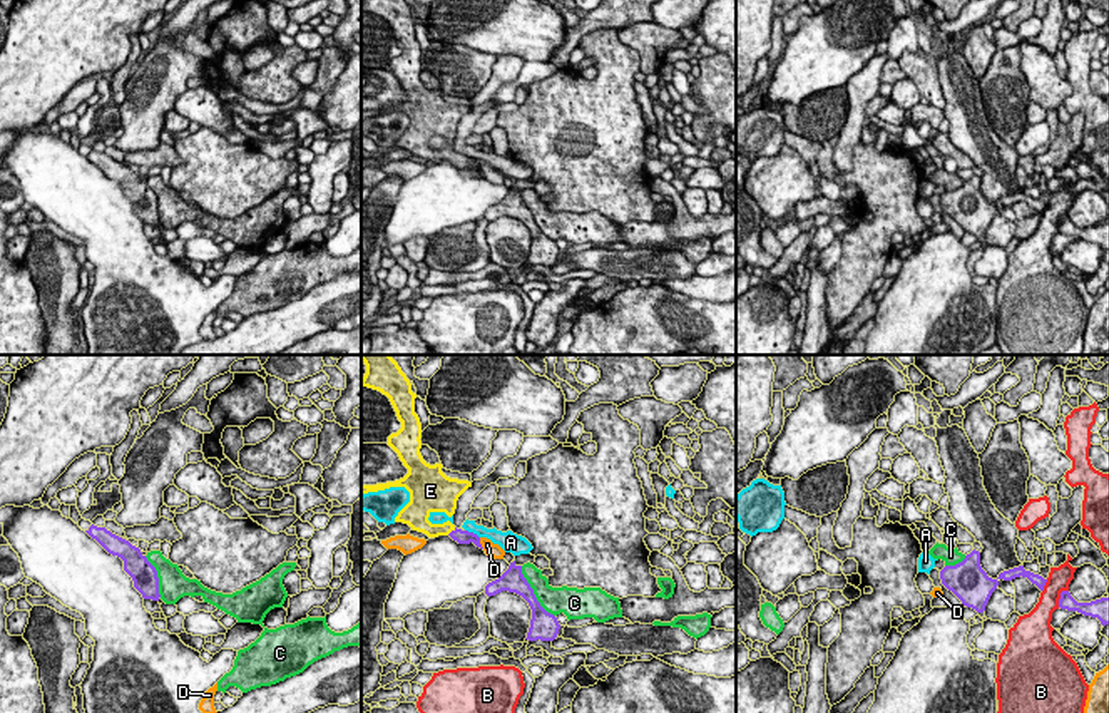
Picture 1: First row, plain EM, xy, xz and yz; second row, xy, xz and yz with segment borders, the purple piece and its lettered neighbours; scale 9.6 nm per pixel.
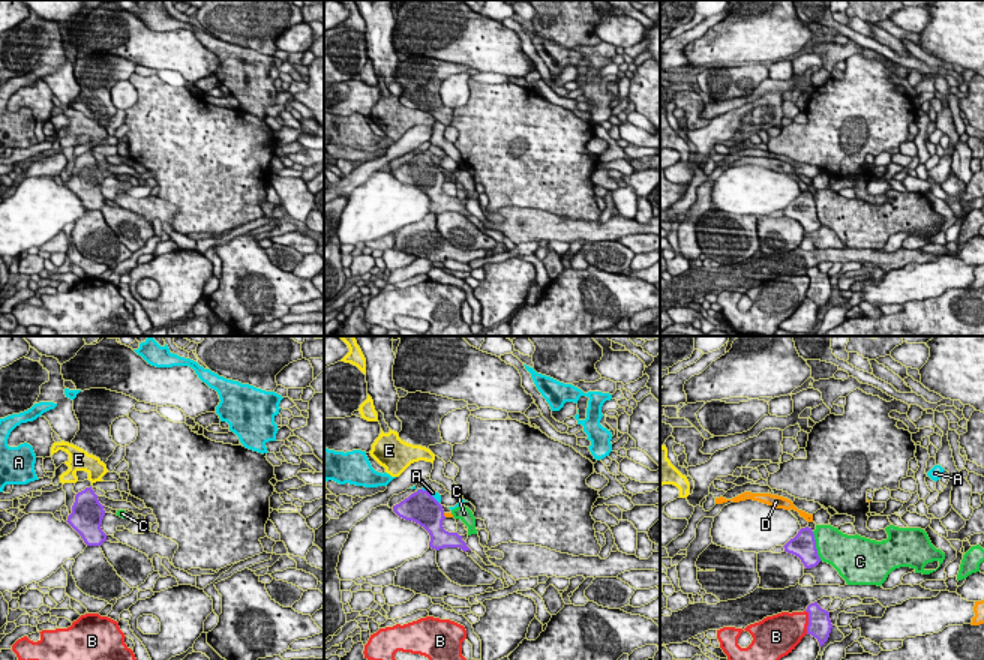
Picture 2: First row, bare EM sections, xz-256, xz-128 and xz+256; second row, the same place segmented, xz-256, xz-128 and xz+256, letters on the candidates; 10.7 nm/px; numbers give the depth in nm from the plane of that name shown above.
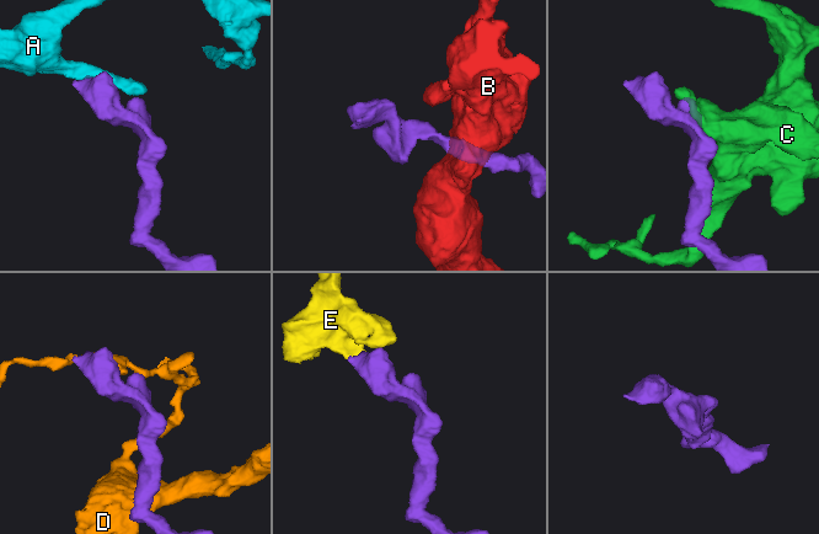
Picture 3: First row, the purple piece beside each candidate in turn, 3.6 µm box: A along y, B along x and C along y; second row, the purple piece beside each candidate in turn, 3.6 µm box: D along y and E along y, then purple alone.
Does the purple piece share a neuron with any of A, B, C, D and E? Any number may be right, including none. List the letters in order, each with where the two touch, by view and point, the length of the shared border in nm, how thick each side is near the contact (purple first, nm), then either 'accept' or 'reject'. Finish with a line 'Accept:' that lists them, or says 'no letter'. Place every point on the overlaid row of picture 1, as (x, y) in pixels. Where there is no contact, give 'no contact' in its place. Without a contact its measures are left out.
A: meets purple in xz at (472, 533); contact 170 nm long; 130 nm thick on the purple side, 130 nm on the other; reject
B: meets purple in yz at (1061, 596); contact 200 nm long; 140 nm thick on the purple side, 220 nm on the other; reject
C: meets purple in xz at (532, 593); contact 600 nm long; 220 nm thick on the purple side, 260 nm on the other; reject
D: meets purple in xz at (479, 543); contact 120 nm long; 130 nm thick on the purple side, 140 nm on the other; reject
E: meets purple in xz at (452, 531); contact 120 nm long; 130 nm thick on the purple side, 140 nm on the other; accept
Accept: E

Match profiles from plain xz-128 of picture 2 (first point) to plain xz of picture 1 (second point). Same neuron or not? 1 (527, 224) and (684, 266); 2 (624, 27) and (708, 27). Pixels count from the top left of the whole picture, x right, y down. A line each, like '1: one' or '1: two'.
1: two
2: two

